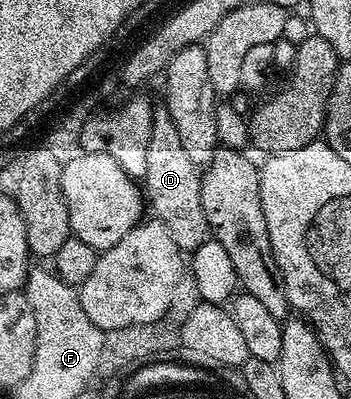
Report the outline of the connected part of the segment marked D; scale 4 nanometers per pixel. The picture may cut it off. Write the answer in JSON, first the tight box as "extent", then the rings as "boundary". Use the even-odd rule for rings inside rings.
{"extent":[144,104,208,252],"boundary":[[[158,104],[153,107],[151,134],[149,147],[146,150],[146,176],[144,177],[144,192],[149,204],[155,212],[153,214],[157,221],[160,221],[170,235],[170,240],[177,244],[182,252],[193,252],[208,239],[207,222],[205,212],[202,209],[200,170],[179,139],[178,130],[170,118],[168,107]]]}

